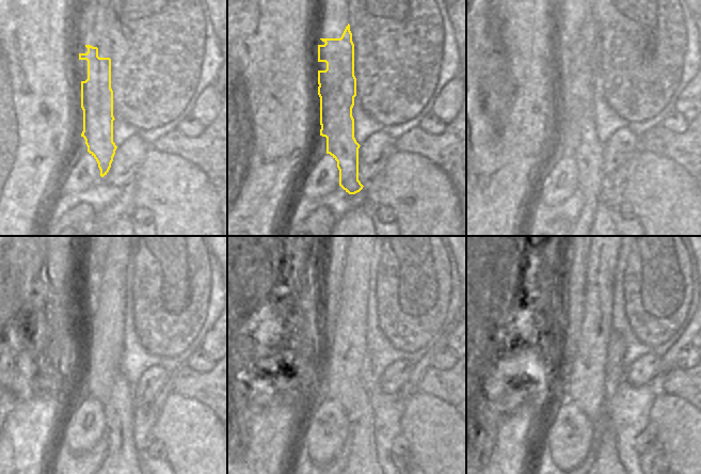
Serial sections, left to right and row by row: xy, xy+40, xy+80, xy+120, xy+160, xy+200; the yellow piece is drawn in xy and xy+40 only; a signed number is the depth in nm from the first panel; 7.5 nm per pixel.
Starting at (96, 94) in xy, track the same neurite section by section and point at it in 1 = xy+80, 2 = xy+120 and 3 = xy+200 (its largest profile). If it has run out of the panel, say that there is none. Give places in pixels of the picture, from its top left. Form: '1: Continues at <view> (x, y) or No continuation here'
1: Continues at xy+80 (579, 60)
2: Continues at xy+120 (104, 381)
3: Continues at xy+200 (586, 388).

